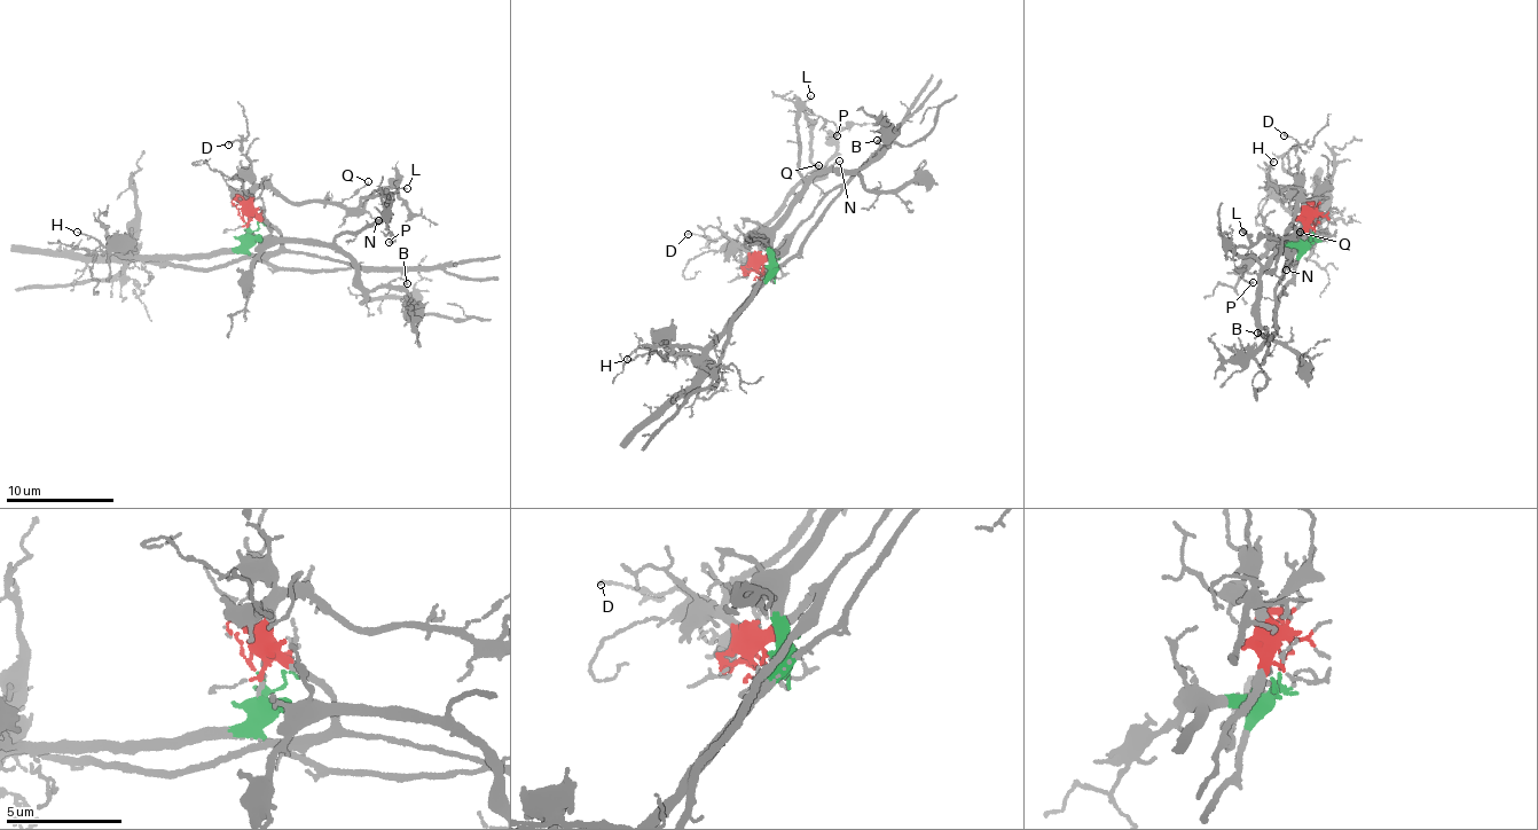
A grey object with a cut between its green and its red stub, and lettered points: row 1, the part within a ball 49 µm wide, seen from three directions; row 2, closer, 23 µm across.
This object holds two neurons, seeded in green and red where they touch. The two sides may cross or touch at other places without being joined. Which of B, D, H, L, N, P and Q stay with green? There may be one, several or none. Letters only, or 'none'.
B, H

